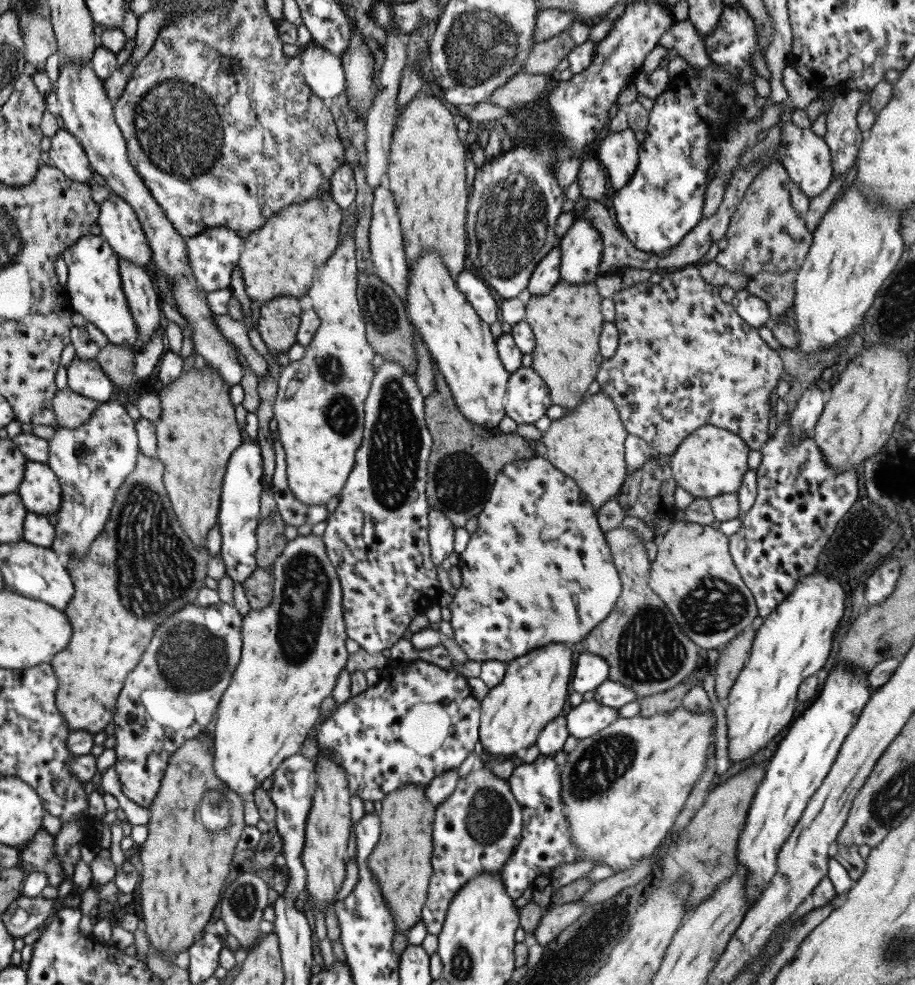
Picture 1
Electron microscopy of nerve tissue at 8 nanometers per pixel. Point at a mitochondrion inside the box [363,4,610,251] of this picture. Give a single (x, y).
(481, 45)

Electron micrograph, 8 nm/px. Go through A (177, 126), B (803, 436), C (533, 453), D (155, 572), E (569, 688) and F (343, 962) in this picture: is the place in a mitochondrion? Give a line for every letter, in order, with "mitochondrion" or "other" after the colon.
A: mitochondrion
B: other
C: other
D: mitochondrion
E: other
F: other

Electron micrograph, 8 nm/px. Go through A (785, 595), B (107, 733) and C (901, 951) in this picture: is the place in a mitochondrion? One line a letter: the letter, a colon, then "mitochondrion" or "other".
A: other
B: other
C: mitochondrion

